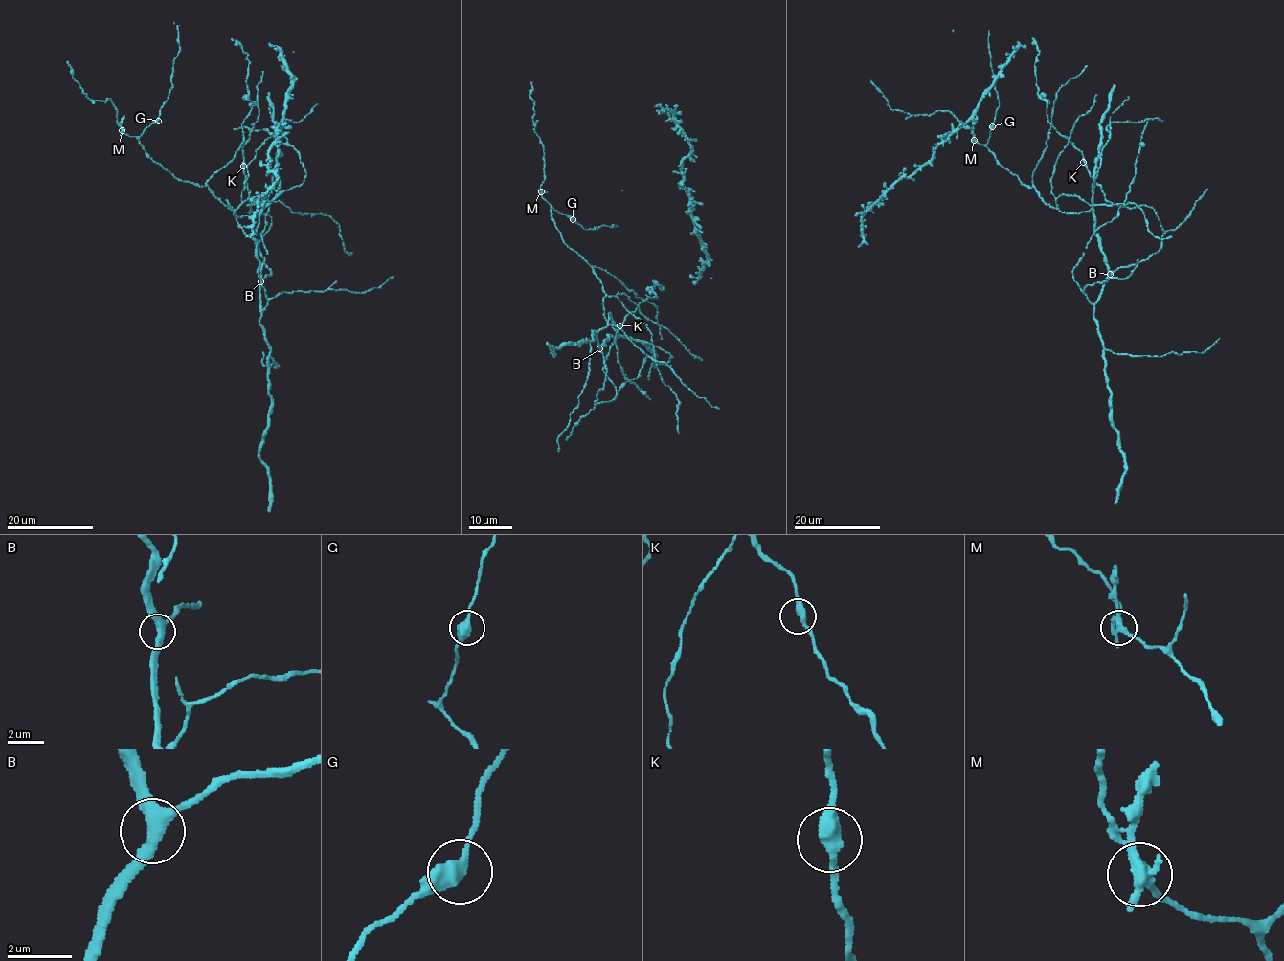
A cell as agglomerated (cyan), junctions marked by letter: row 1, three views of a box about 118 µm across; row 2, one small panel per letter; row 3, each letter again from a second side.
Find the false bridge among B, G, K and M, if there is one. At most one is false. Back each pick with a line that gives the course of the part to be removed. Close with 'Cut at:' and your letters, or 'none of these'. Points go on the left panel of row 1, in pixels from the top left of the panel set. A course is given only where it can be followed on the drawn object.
M: (123, 130), (121, 119), (124, 115)
Cut at: M

